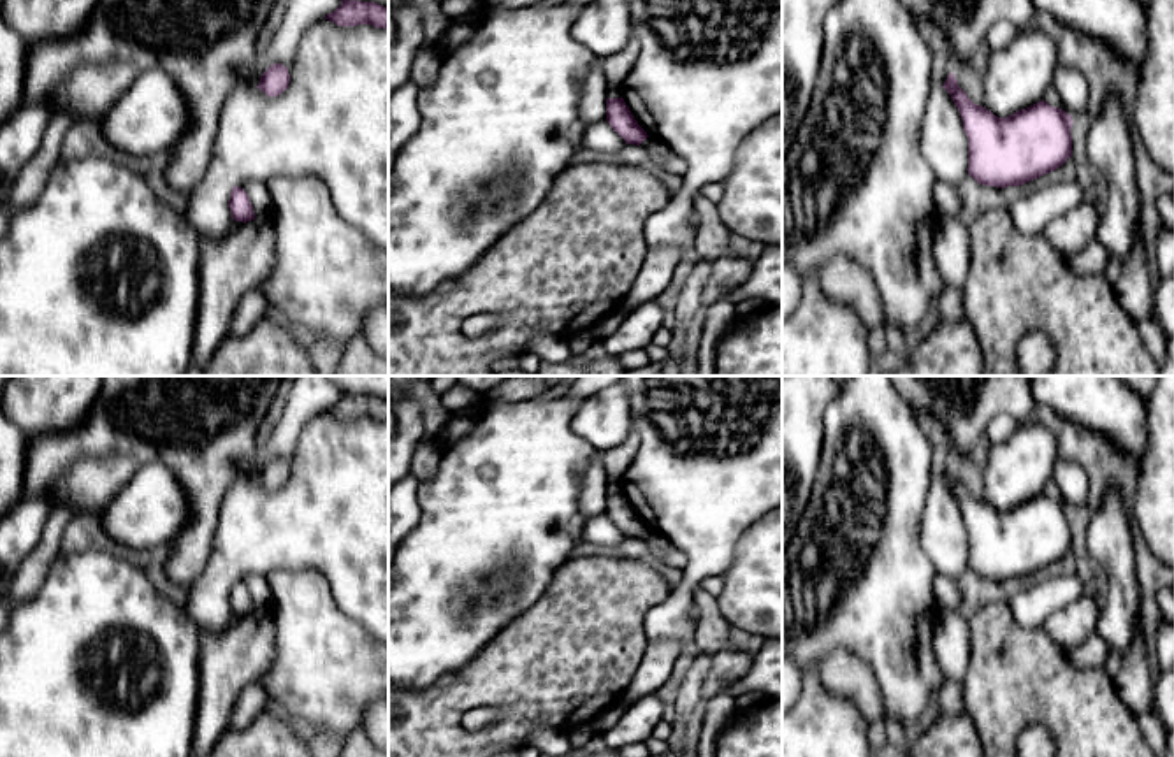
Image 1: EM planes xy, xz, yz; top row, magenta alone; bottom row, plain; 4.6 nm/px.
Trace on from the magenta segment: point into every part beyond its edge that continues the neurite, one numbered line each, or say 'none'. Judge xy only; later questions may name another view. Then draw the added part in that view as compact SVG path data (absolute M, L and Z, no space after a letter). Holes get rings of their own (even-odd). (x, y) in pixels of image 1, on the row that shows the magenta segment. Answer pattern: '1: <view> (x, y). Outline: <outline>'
none

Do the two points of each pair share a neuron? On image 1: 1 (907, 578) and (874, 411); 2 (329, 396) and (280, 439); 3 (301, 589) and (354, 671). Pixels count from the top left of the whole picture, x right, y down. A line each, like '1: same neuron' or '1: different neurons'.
1: same neuron
2: same neuron
3: same neuron

